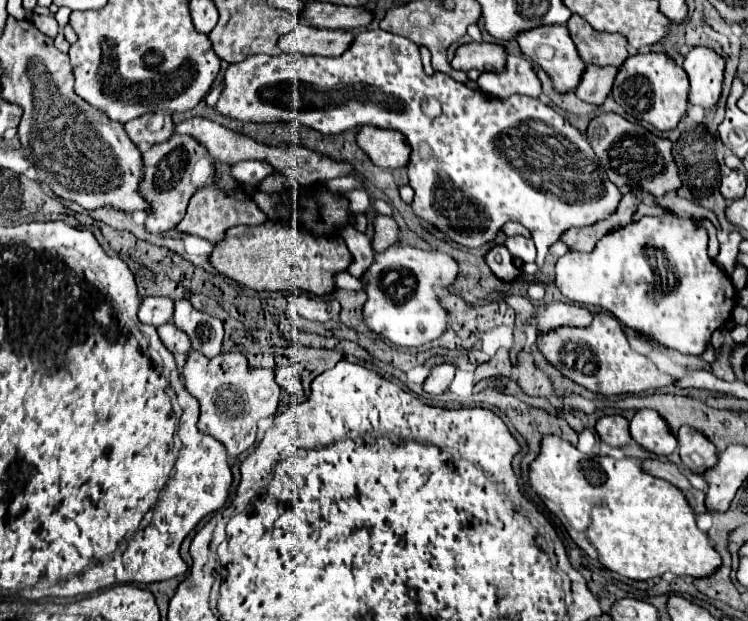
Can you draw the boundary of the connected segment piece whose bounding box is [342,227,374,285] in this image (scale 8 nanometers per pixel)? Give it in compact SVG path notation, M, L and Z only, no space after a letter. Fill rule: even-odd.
M342 227L342 237L354 257L352 265L348 267L348 273L354 275L362 285L366 271L370 269L370 265L374 263L374 255L372 255L372 247L370 247L370 237L366 233L356 231L354 227Z

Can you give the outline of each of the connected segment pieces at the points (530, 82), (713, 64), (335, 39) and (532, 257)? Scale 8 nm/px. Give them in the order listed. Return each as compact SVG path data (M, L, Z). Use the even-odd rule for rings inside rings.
M508 55L504 71L500 73L482 73L478 77L478 87L490 97L510 97L514 93L538 97L542 85L532 69L532 63L522 55Z
M692 47L684 61L684 71L690 77L690 103L704 109L716 105L722 89L726 61L710 47Z
M298 25L292 33L282 37L278 41L280 49L292 55L326 55L326 57L338 57L342 55L350 45L354 43L354 35L344 29L328 31L318 27L306 27Z
M508 237L506 247L512 253L512 257L522 259L524 263L534 263L536 261L536 247L532 239L526 237Z

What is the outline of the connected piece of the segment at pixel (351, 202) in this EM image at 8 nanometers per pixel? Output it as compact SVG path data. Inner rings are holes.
M352 189L352 191L344 193L344 197L348 199L348 211L352 215L364 213L368 209L368 205L370 205L370 197L368 197L368 193L364 189Z

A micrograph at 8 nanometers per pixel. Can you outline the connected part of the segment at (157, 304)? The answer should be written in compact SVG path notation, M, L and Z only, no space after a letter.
M146 297L142 299L138 319L146 325L164 325L170 323L174 315L174 301L168 297Z

